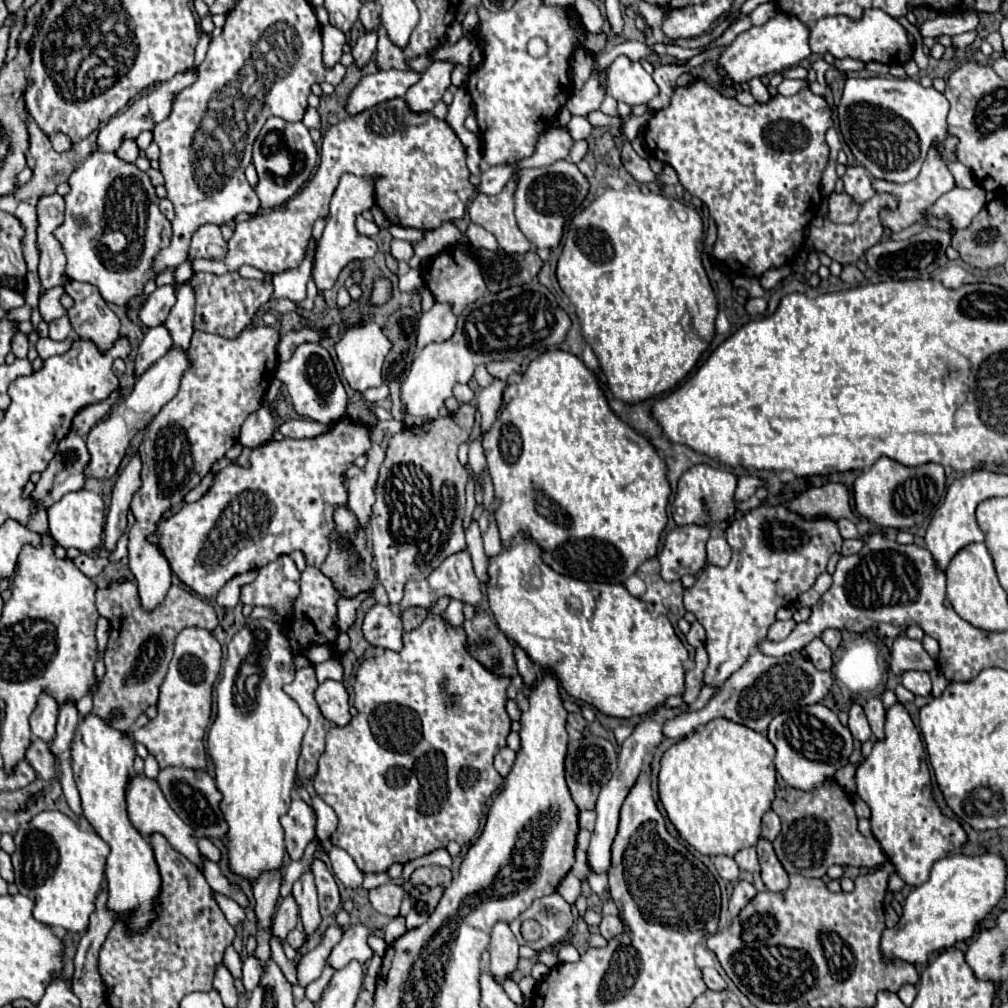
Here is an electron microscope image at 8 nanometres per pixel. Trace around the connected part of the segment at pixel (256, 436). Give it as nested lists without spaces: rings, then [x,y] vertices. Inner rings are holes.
[[[262,404],[262,408],[258,412],[254,412],[246,418],[238,440],[242,446],[256,448],[256,446],[262,446],[264,442],[268,442],[272,438],[272,432],[274,432],[272,410],[266,404]]]

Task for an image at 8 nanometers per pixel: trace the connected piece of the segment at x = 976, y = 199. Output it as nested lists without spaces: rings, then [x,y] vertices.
[[[974,186],[970,190],[954,188],[948,194],[944,194],[930,210],[930,216],[944,218],[948,216],[954,224],[954,228],[966,228],[972,218],[984,208],[986,204],[986,190],[980,186]]]

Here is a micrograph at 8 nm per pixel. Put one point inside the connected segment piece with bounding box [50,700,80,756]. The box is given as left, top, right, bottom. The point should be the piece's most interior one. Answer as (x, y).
(68, 718)

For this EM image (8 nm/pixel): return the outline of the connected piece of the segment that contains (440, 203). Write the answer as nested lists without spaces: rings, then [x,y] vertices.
[[[402,98],[386,100],[356,116],[348,116],[324,134],[320,166],[296,196],[280,208],[264,210],[252,220],[236,224],[226,258],[218,262],[196,258],[192,260],[192,270],[226,274],[248,264],[266,274],[278,274],[300,266],[308,250],[314,220],[328,216],[330,198],[344,172],[376,178],[378,206],[396,226],[434,230],[444,222],[462,220],[466,202],[474,196],[474,186],[468,182],[466,148],[452,128],[436,130],[436,134],[432,134],[432,128],[450,128],[450,124],[428,112],[414,114]]]

